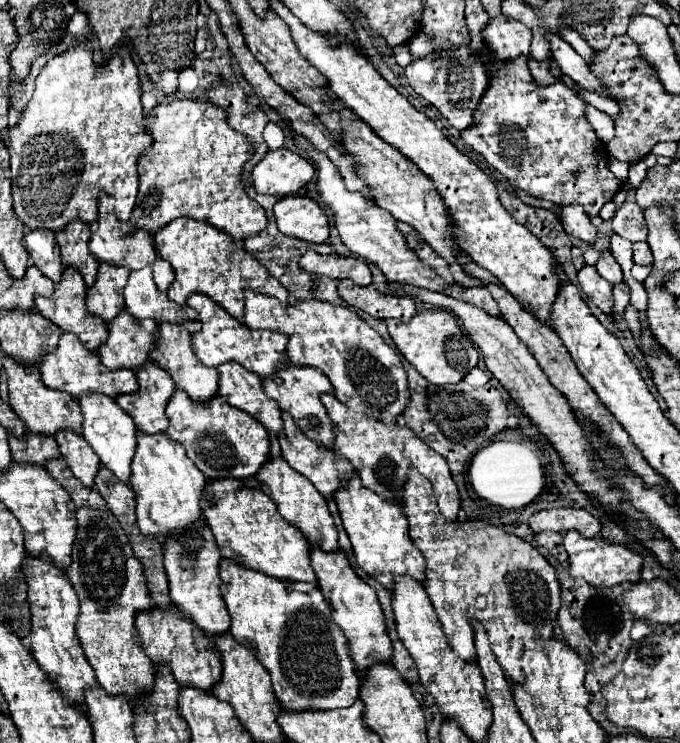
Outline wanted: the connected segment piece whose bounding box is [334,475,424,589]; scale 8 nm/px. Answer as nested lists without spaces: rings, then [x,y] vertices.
[[[354,475],[346,487],[338,489],[334,499],[338,503],[342,525],[350,537],[356,563],[372,579],[386,589],[392,589],[394,579],[400,575],[410,575],[418,583],[424,583],[424,557],[408,535],[408,521],[398,503],[378,499],[374,491],[362,487],[358,475]]]

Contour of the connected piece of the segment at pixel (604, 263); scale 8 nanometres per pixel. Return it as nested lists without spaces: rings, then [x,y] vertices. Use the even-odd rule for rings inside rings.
[[[604,251],[604,253],[600,255],[600,259],[598,259],[598,263],[596,263],[596,269],[598,269],[598,273],[600,273],[610,285],[622,283],[622,269],[620,269],[620,265],[614,261],[614,257],[612,257],[610,251]]]

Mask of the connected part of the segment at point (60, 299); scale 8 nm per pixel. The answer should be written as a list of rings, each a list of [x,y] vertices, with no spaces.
[[[64,269],[62,281],[56,285],[56,291],[52,297],[38,297],[36,299],[36,309],[42,317],[50,319],[54,325],[58,325],[62,329],[62,333],[74,333],[82,345],[86,349],[90,349],[92,353],[98,351],[98,347],[104,343],[104,339],[108,337],[108,327],[102,323],[102,319],[90,315],[86,311],[86,285],[82,275],[76,269]]]

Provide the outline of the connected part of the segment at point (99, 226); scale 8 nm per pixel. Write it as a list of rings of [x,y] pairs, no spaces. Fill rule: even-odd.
[[[104,193],[98,199],[98,221],[92,229],[88,249],[96,257],[96,261],[110,263],[110,265],[116,265],[116,267],[126,267],[130,271],[138,271],[138,269],[150,265],[152,271],[154,271],[154,281],[156,281],[160,291],[166,291],[170,287],[170,283],[174,281],[174,269],[170,267],[168,261],[164,261],[158,255],[158,251],[154,247],[154,237],[150,233],[134,227],[132,223],[118,221],[118,217],[114,215],[114,199],[104,195]]]

